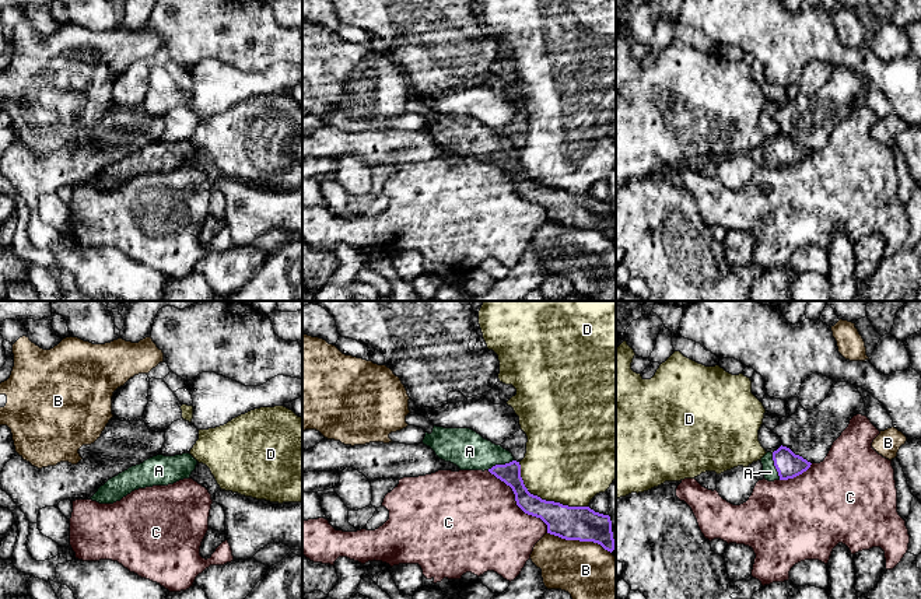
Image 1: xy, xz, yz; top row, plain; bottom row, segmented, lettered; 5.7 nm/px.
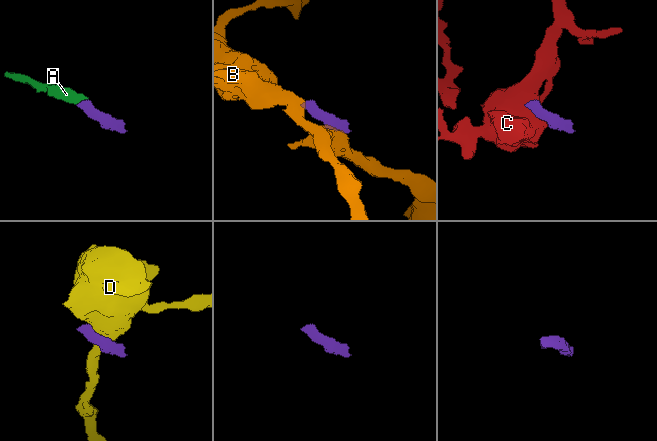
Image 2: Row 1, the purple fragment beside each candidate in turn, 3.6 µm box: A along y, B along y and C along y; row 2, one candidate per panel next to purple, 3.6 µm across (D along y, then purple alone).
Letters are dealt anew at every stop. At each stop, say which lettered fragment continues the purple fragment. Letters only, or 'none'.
A

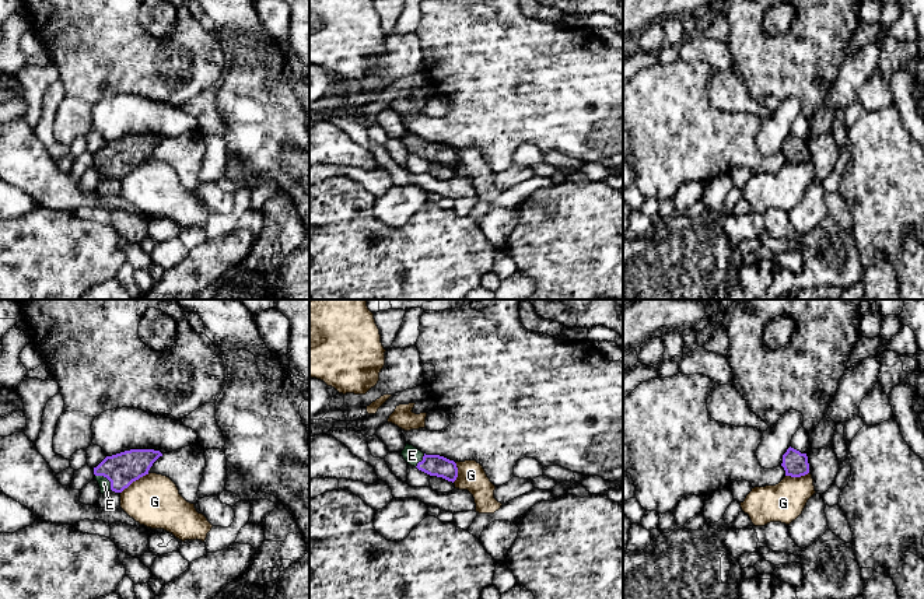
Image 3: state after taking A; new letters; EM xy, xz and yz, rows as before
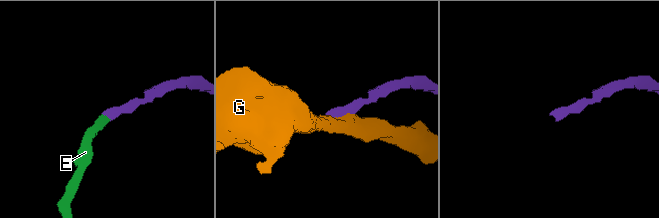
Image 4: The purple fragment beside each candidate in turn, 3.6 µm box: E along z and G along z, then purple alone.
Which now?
E

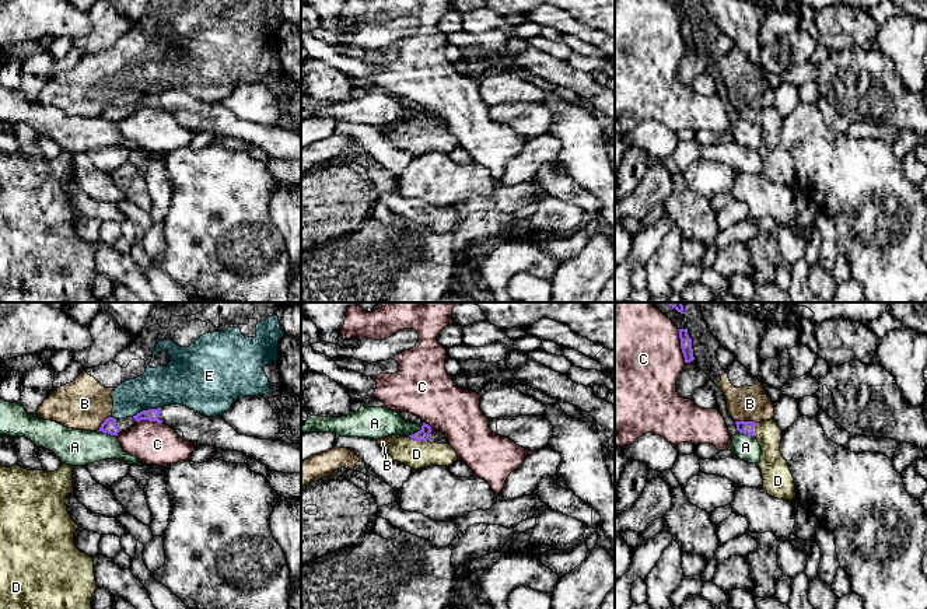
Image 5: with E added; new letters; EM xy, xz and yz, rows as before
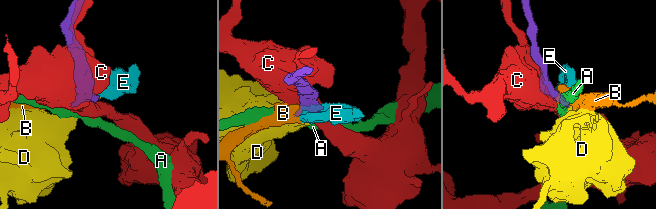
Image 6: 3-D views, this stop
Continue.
D

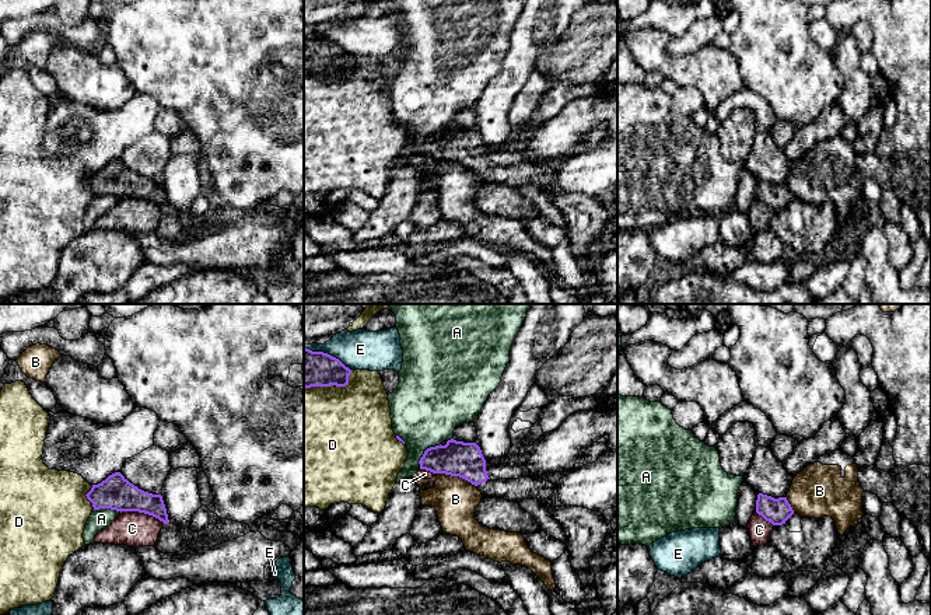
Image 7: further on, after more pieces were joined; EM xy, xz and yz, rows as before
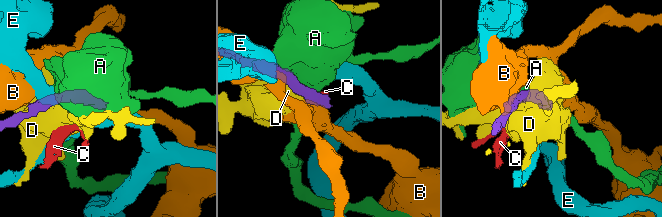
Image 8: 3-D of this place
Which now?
none

